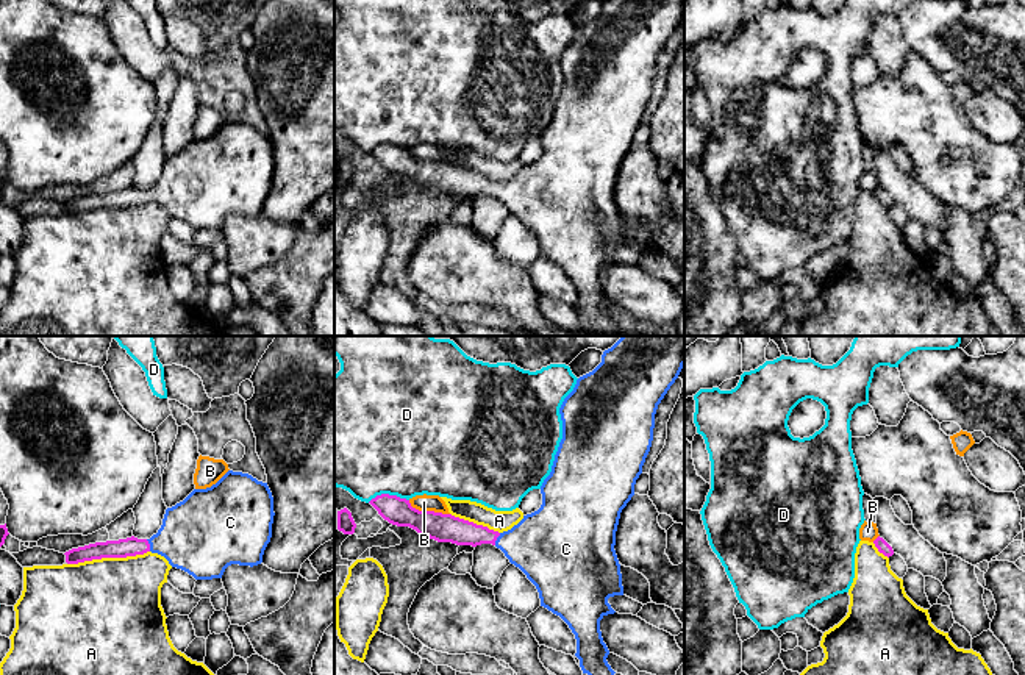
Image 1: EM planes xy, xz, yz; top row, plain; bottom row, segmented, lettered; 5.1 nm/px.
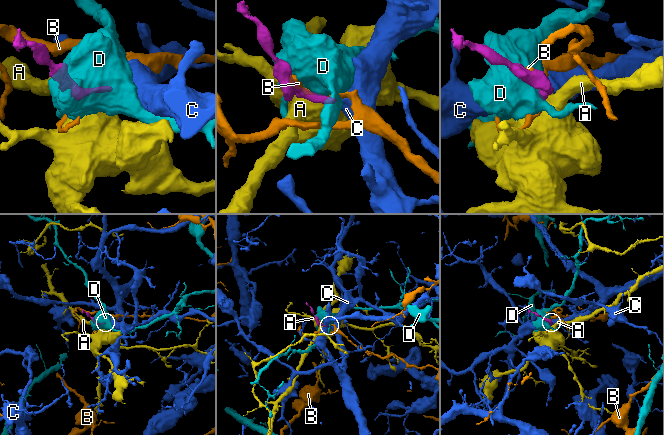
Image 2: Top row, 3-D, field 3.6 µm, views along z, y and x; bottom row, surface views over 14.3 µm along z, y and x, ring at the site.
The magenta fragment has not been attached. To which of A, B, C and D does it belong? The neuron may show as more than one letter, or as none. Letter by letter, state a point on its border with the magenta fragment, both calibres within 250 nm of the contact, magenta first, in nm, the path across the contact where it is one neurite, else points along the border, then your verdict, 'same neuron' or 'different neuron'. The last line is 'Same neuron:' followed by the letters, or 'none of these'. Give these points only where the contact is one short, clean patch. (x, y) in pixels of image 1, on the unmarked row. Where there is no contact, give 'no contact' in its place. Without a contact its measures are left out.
A: contact xy (108, 207); calibres 100 and 500 nm; different neuron
B: contact xz (428, 161); calibres 140 and 80 nm; different neuron
C: contact xy (149, 196); calibres 100 and 380 nm; way xy (132, 196), (149, 196), (196, 186); same neuron
D: contact xz (388, 144); calibres 140 and 500 nm; different neuron
Same neuron: C

